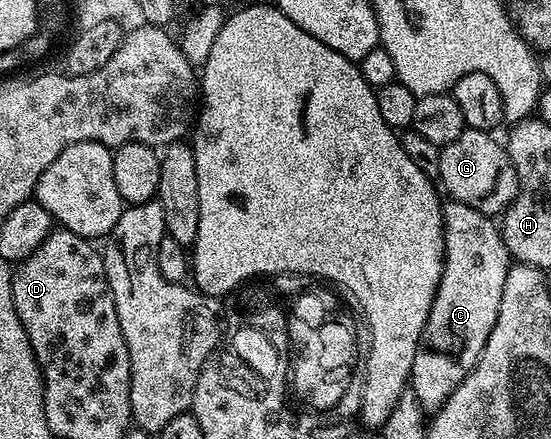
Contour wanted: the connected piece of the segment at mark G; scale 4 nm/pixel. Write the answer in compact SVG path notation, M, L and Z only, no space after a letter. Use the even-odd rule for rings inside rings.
M465 127L454 142L443 145L440 150L440 175L438 184L451 199L462 202L466 206L474 206L474 210L483 216L499 217L510 205L512 199L520 191L520 183L508 157L507 147L495 140L492 132L483 132L477 128Z

